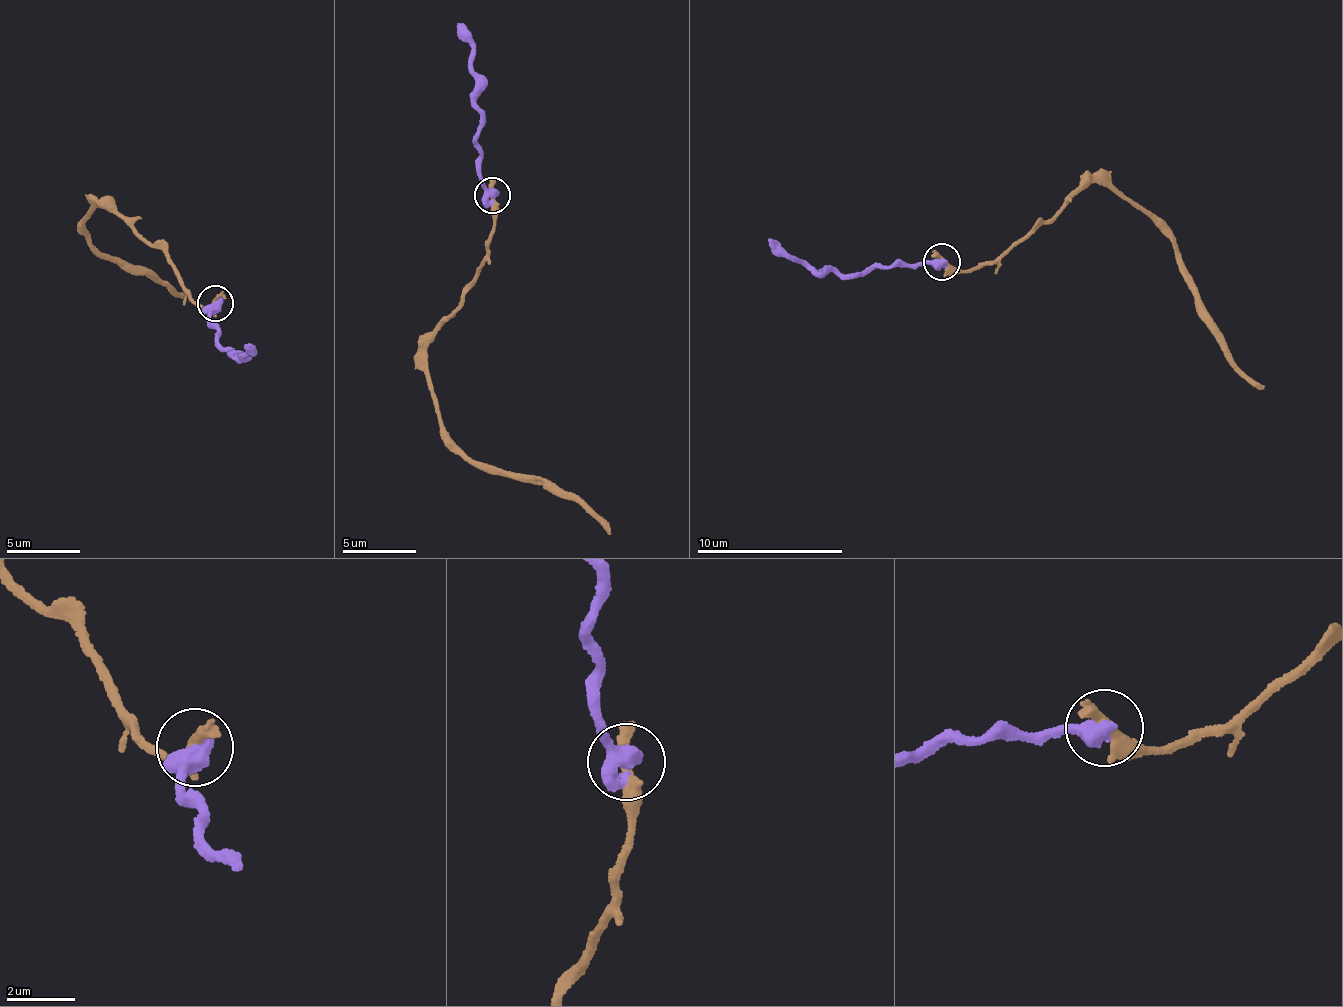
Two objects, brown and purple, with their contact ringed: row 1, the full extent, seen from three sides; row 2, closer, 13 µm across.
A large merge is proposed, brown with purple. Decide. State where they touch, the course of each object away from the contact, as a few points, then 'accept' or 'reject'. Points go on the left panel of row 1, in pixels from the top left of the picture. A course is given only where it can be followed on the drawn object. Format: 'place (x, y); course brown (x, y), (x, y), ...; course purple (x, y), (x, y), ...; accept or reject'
place (215, 303); course brown (216, 303), (200, 307), (154, 243), (121, 214), (96, 204), (80, 230), (89, 244), (186, 294); course purple (216, 303), (209, 321), (221, 334), (217, 343), (231, 351), (238, 363), (255, 346), (250, 344); reject

